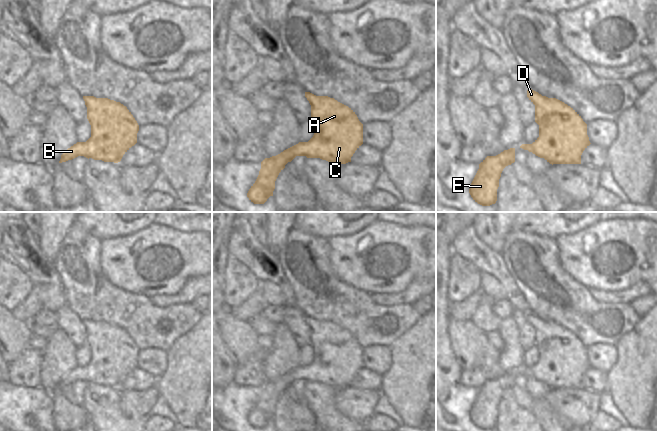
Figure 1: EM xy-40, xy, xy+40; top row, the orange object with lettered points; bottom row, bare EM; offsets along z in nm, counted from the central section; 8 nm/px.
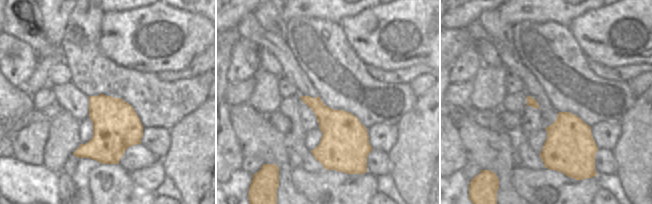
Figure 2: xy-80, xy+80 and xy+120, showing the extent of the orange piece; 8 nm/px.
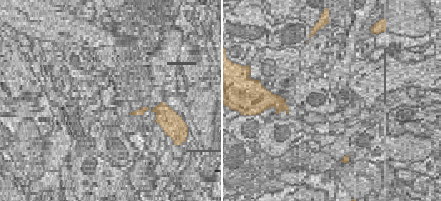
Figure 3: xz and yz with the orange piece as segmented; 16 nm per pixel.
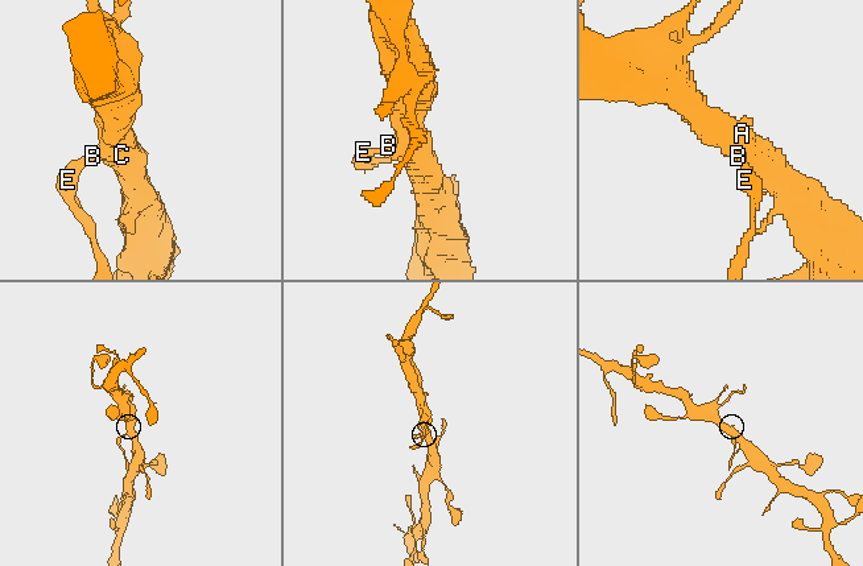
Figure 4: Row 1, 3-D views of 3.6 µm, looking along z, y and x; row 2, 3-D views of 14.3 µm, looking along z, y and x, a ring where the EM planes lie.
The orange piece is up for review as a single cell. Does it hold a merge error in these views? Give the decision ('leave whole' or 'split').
leave whole

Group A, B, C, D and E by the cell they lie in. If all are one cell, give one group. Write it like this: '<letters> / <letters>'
A B C D E

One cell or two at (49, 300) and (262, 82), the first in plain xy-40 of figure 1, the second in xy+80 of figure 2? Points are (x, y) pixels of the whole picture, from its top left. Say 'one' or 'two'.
two

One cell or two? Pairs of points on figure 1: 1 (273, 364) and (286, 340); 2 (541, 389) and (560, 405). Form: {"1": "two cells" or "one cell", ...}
{"1": "one cell", "2": "two cells"}

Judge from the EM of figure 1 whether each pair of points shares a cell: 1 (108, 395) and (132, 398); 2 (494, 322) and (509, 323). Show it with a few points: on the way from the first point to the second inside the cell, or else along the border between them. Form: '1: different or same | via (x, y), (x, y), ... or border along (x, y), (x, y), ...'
1: different | border along (120, 390), (119, 406), (128, 417), (131, 417)
2: different | border along (501, 320), (498, 331)

